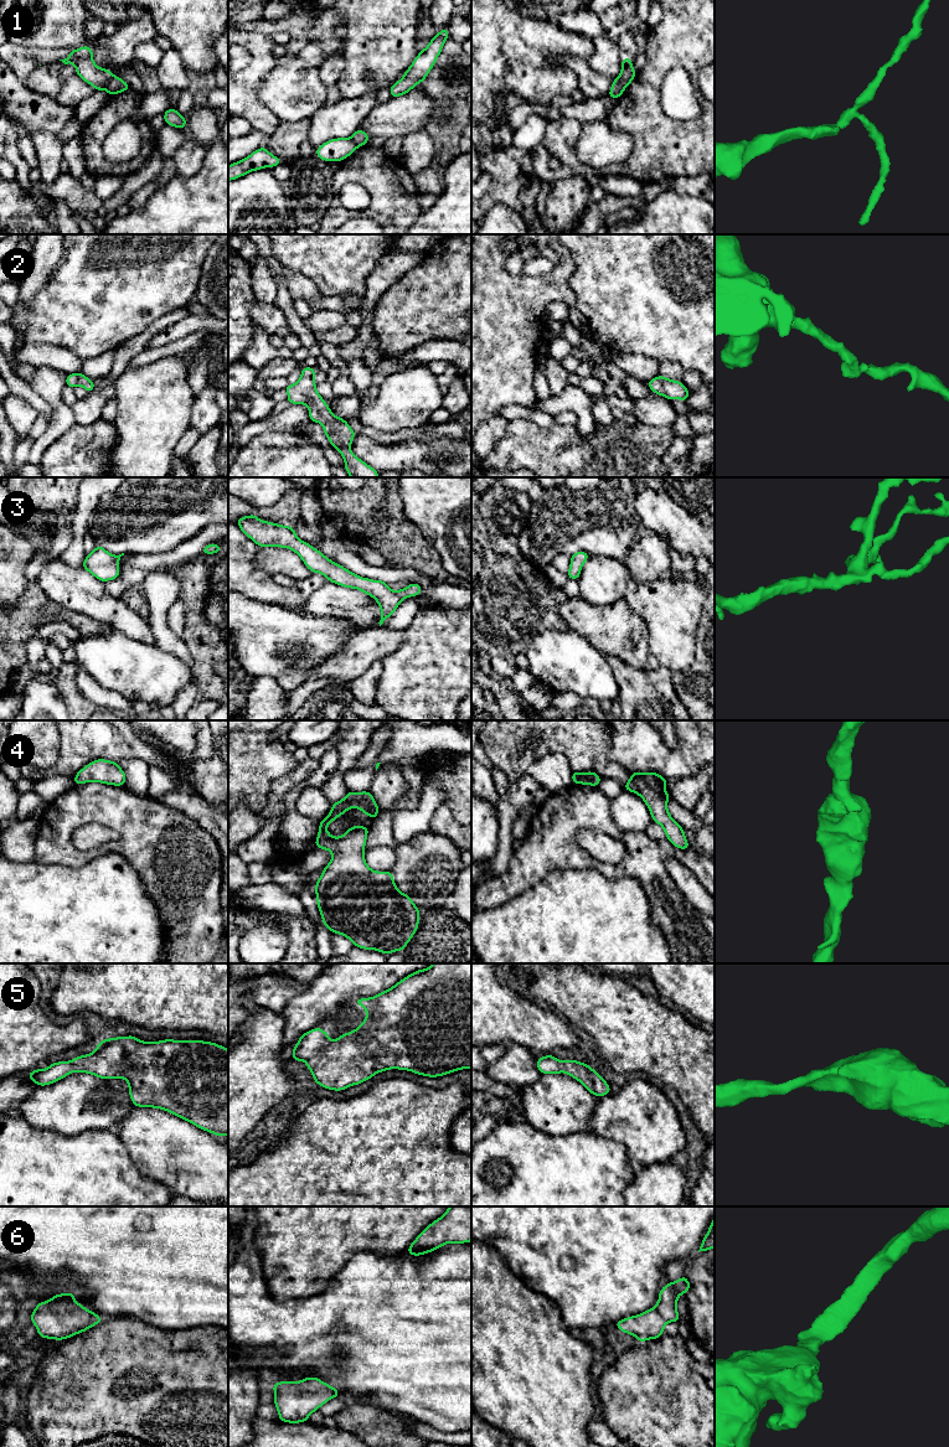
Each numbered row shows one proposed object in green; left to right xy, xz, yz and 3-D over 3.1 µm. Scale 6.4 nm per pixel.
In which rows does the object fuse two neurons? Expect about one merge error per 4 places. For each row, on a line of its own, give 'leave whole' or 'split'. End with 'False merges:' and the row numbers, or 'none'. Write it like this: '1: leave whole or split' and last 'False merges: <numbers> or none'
1: split
2: leave whole
3: leave whole
4: leave whole
5: leave whole
6: leave whole
False merges: 1

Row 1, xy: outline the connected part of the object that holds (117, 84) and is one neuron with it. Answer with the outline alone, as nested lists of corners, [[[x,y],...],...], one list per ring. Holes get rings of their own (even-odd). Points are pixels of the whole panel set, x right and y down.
[[[113,77],[112,81],[108,84],[107,92],[109,95],[115,95],[120,92],[125,92],[130,89],[131,87],[123,81],[120,77]]]

